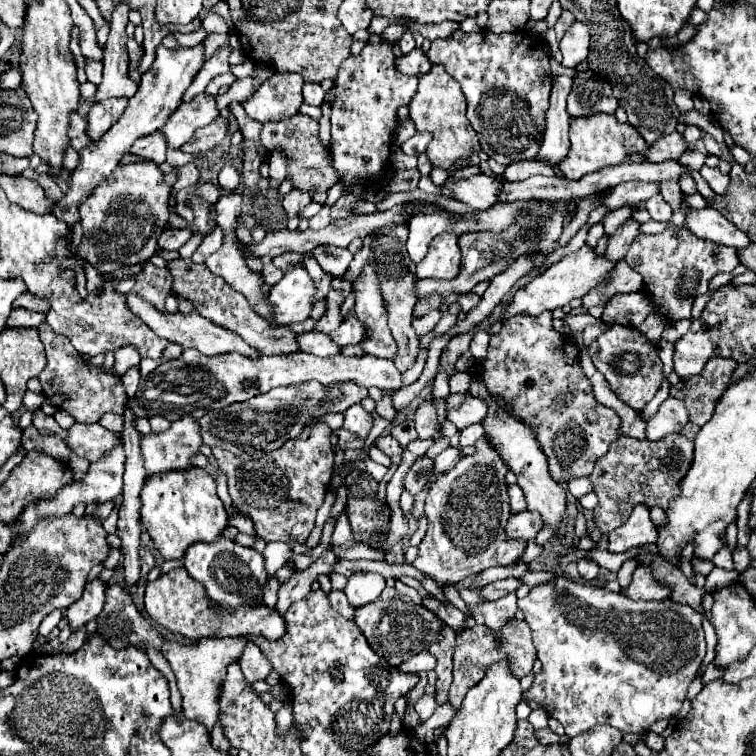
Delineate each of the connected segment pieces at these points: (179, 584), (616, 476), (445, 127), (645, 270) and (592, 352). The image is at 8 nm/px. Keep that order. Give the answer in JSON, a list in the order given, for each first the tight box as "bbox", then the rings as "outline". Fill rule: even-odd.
[{"bbox":[144,567,286,641],"outline":[[[184,567],[172,569],[164,575],[160,575],[156,581],[146,585],[144,605],[146,613],[162,627],[170,629],[172,633],[180,633],[184,637],[190,637],[194,641],[202,637],[240,637],[240,635],[262,635],[266,639],[278,639],[286,635],[286,623],[284,617],[266,607],[238,607],[238,609],[222,609],[220,605],[214,605],[210,599],[196,597],[206,595],[206,589],[202,589],[202,583],[194,581]]]},{"bbox":[590,433,694,533],"outline":[[[680,433],[668,435],[660,441],[638,441],[632,437],[618,437],[614,443],[610,443],[608,453],[600,457],[590,475],[594,483],[594,493],[598,497],[598,505],[592,511],[596,527],[602,533],[618,529],[624,521],[628,521],[636,505],[644,505],[648,509],[662,507],[666,511],[670,499],[674,499],[680,493],[678,485],[688,473],[692,457],[694,443]]]},{"bbox":[410,65,480,169],"outline":[[[432,65],[432,69],[418,77],[418,93],[414,101],[410,101],[410,119],[414,121],[418,131],[432,133],[432,141],[426,149],[426,157],[434,167],[448,169],[458,157],[470,157],[480,153],[478,135],[466,119],[466,99],[464,93],[444,69],[442,65]]]},{"bbox":[624,227,740,321],"outline":[[[668,227],[660,235],[638,235],[624,259],[644,277],[646,291],[652,297],[656,311],[668,321],[688,319],[692,315],[694,299],[708,291],[710,279],[718,273],[734,271],[734,267],[740,263],[734,249],[714,245],[712,241],[700,241],[685,227]]]},{"bbox":[588,323,664,411],"outline":[[[618,323],[608,327],[602,335],[598,335],[588,345],[588,355],[594,363],[594,367],[610,383],[610,389],[616,393],[616,397],[636,411],[644,409],[644,405],[654,397],[654,393],[658,391],[658,387],[664,381],[662,361],[658,357],[656,347],[646,339],[644,333],[640,333],[634,327],[624,327]]]}]

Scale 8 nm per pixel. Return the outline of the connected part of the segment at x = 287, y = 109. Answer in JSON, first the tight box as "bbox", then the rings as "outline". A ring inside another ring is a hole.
{"bbox":[244,73,304,121],"outline":[[[274,73],[268,81],[260,85],[260,89],[244,103],[246,113],[260,121],[282,121],[298,113],[302,99],[304,79],[298,73]]]}

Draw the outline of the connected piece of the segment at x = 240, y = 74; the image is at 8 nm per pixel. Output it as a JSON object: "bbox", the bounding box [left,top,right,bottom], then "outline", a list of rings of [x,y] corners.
{"bbox":[230,60,255,79],"outline":[[[246,60],[241,64],[231,65],[230,72],[240,79],[251,75],[254,69],[255,64],[250,60]]]}

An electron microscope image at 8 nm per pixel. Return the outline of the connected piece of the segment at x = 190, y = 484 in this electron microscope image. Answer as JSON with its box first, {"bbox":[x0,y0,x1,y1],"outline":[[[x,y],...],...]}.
{"bbox":[142,467,228,559],"outline":[[[200,467],[190,469],[178,469],[174,473],[158,473],[154,477],[146,477],[146,485],[142,487],[142,525],[150,533],[154,547],[164,559],[182,559],[184,551],[194,541],[214,541],[218,539],[220,531],[228,525],[228,515],[222,505],[222,501],[216,495],[216,481],[212,475]]]}

